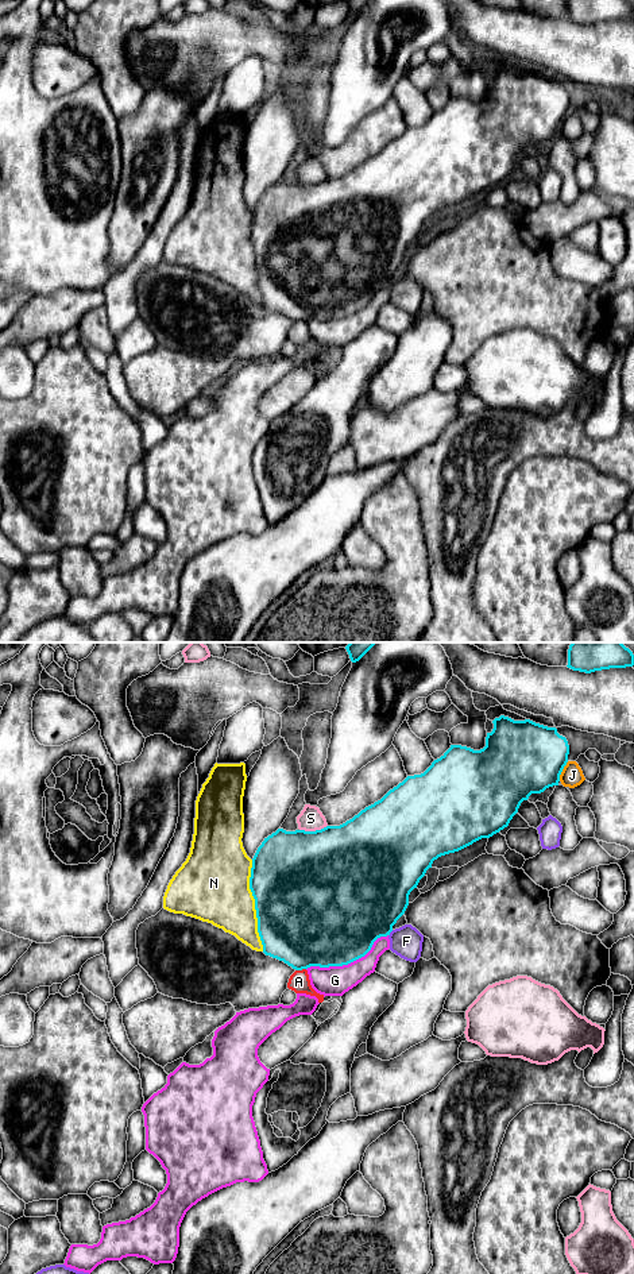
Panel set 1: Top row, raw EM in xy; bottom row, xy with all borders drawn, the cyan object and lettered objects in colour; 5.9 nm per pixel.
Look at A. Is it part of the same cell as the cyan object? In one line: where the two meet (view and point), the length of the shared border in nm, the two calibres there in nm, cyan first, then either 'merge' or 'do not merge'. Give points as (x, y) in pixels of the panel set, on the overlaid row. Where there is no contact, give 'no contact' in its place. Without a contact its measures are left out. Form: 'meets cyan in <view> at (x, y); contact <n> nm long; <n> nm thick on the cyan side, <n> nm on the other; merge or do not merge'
meets cyan in xy at (300, 969); contact 70 nm long; 480 nm thick on the cyan side, 120 nm on the other; do not merge

